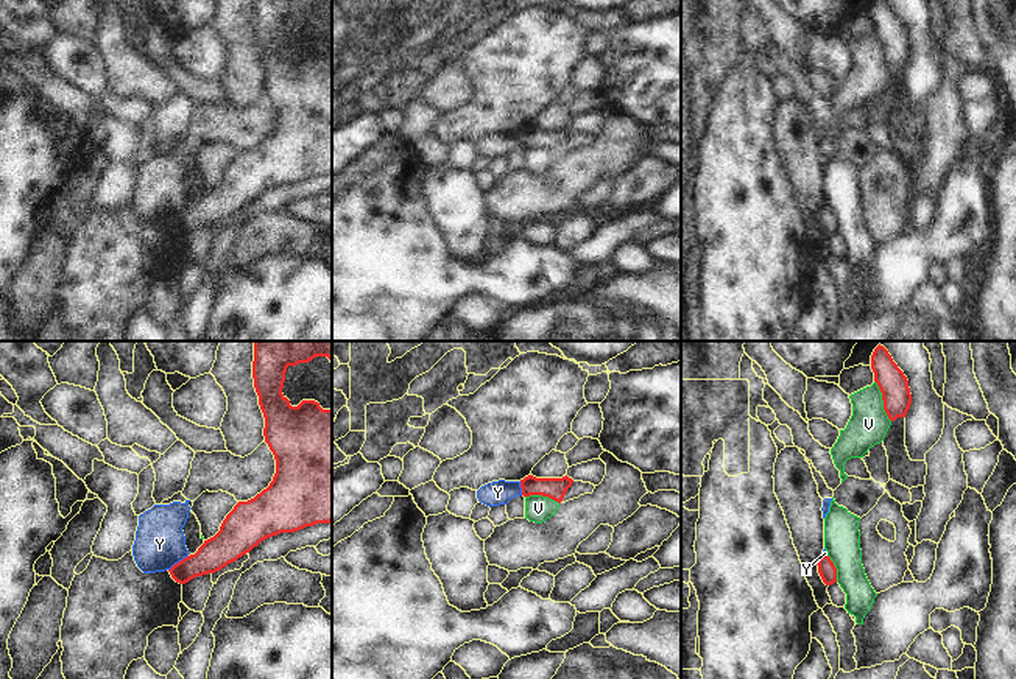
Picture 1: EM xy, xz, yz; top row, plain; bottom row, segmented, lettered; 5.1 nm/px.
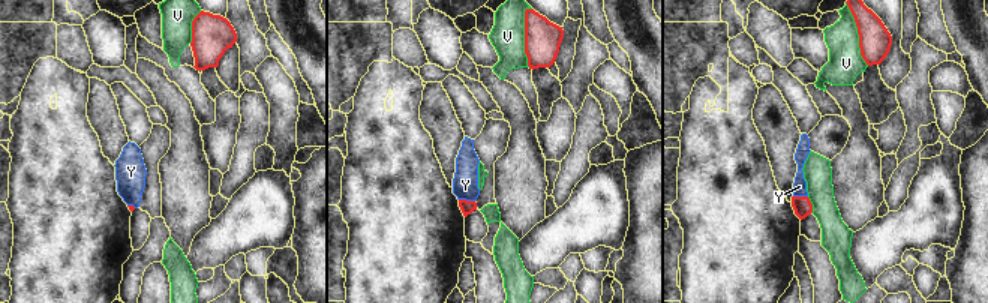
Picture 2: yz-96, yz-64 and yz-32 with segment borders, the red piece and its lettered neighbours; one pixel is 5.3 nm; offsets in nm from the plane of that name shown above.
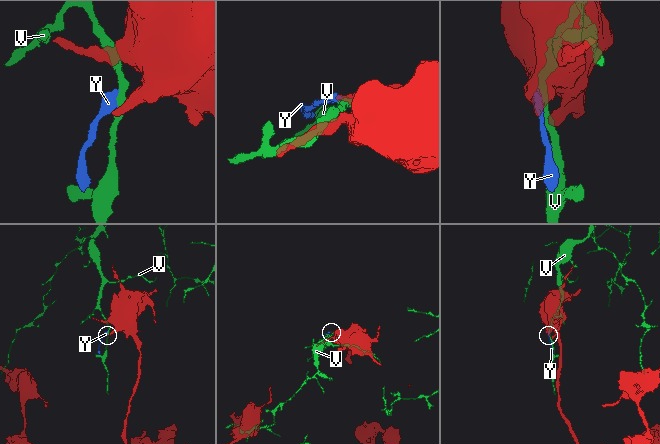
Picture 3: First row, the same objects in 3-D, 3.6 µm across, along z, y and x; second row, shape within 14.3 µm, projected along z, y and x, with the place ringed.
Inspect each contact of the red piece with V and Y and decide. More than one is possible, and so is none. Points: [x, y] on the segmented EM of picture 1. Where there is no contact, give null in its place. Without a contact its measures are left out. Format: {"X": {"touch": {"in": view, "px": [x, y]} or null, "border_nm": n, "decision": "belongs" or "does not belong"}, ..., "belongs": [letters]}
{"V": {"touch": {"in": "yz", "px": [882, 399]}, "border_nm": 240, "decision": "does not belong"}, "Y": {"touch": {"in": "xy", "px": [179, 561]}, "border_nm": 130, "decision": "does not belong"}, "belongs": []}

